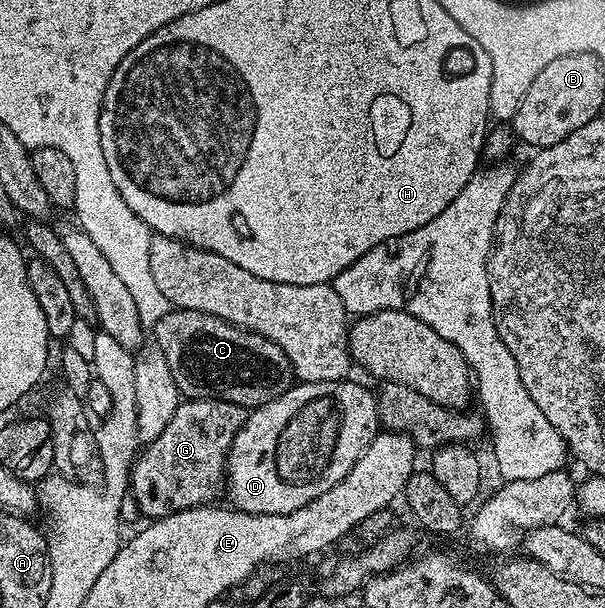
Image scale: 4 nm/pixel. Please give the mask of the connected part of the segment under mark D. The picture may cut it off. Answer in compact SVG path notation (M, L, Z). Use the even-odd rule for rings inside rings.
M352 378L321 379L317 383L294 382L292 387L288 387L279 397L264 403L262 407L252 408L245 416L245 425L238 431L235 441L227 448L227 462L225 465L225 481L227 484L227 499L236 510L245 511L249 515L286 515L295 509L303 509L307 501L315 501L319 493L327 493L331 485L343 481L347 473L359 461L359 457L371 445L371 441L379 434L379 420L377 418L377 397L372 390L368 391L361 383L352 383Z

